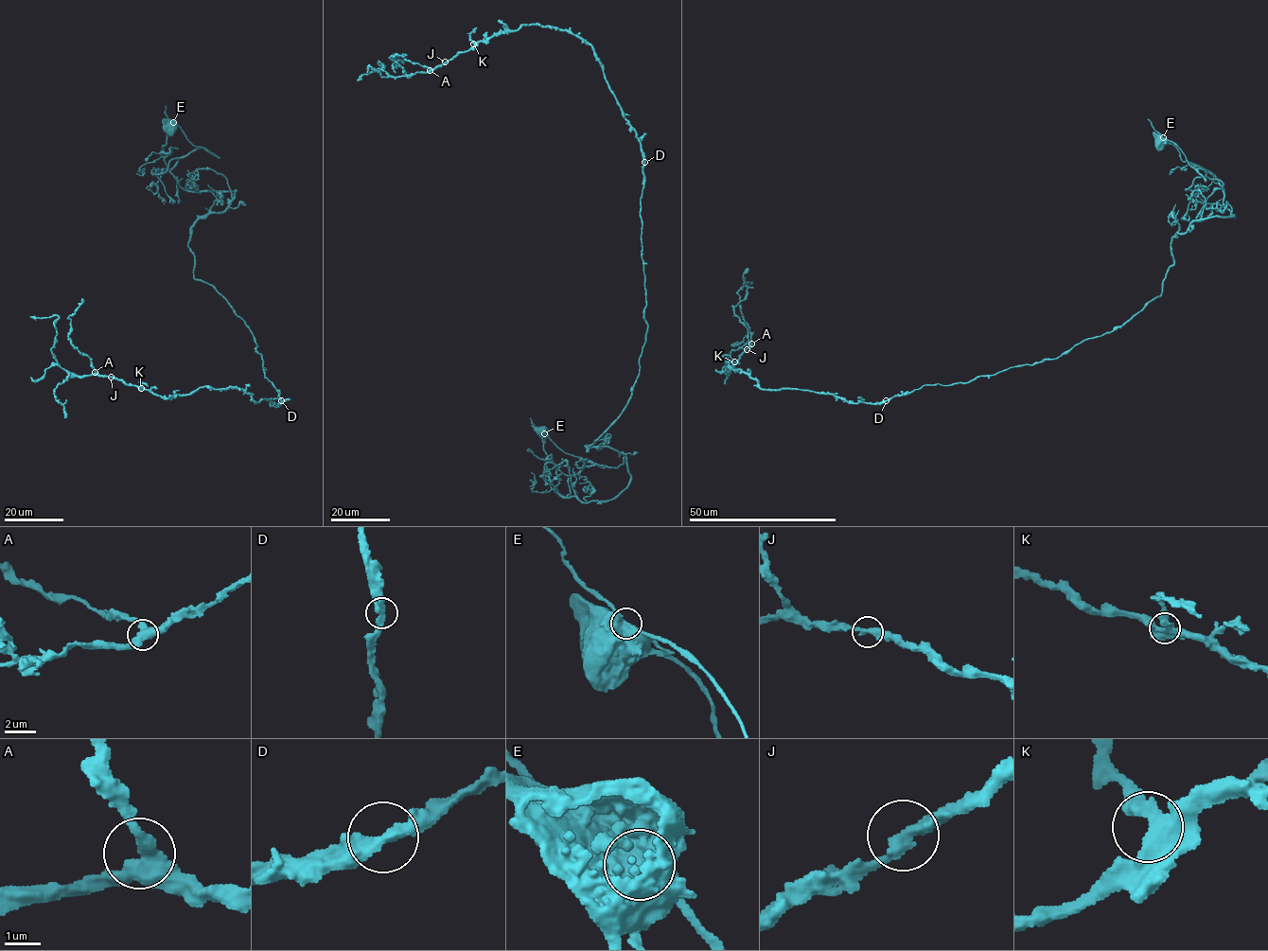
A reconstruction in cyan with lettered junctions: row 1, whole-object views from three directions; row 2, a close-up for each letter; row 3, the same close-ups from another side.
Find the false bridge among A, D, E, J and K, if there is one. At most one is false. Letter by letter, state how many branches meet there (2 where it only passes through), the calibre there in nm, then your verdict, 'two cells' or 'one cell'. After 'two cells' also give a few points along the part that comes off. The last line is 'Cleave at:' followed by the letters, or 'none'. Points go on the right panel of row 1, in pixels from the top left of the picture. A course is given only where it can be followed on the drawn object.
A: branches 3; calibre 420 nm; one cell
D: branches 2; calibre 400 nm; one cell
E: branches 1; calibre 1100 nm; two cells; course (1163, 137), (1171, 141), (1192, 167), (1206, 173), (1186, 188), (1191, 190), (1192, 197), (1184, 217), (1188, 219)
J: branches 2; calibre 360 nm; one cell
K: branches 2; calibre 480 nm; one cell
Cleave at: E

